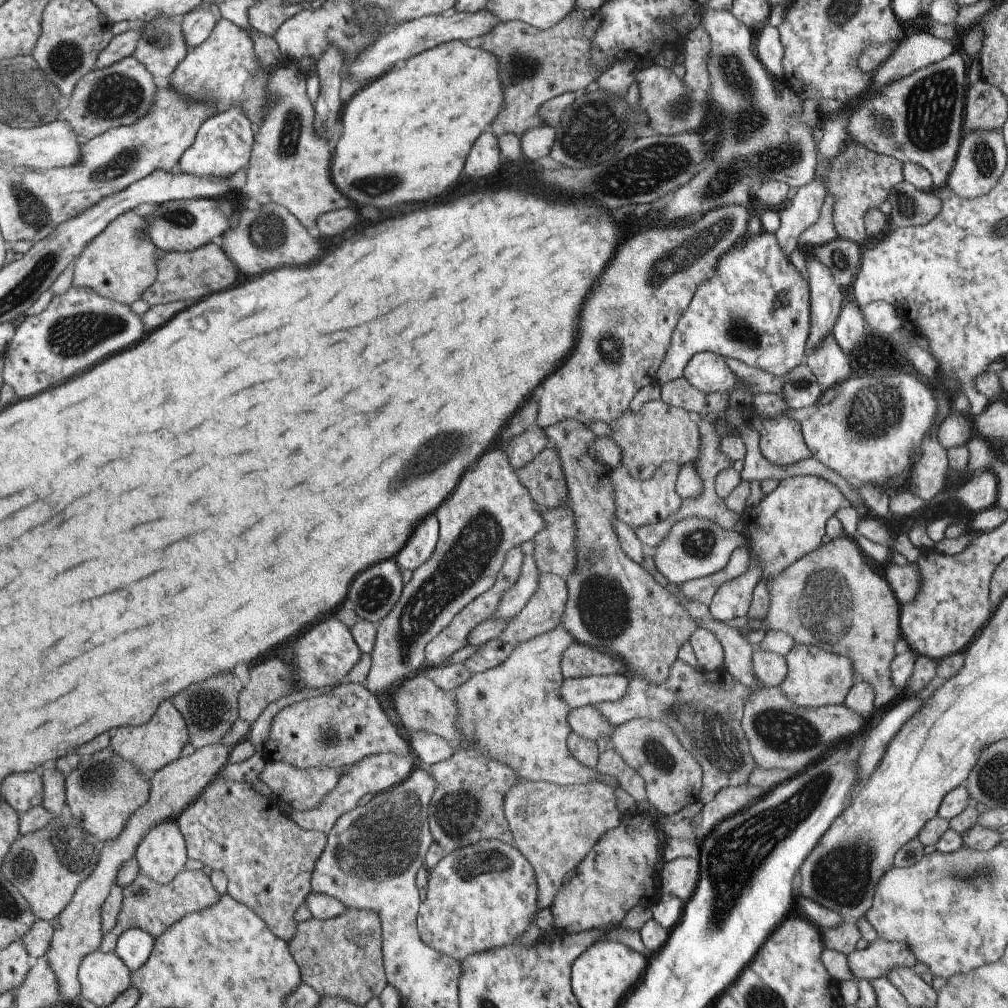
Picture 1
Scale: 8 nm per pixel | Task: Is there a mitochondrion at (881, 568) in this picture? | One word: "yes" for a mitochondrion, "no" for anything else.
no

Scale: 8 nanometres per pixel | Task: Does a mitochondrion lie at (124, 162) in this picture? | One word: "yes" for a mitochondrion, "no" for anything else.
yes

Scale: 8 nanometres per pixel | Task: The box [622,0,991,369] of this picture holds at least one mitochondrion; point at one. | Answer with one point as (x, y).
(750, 120)

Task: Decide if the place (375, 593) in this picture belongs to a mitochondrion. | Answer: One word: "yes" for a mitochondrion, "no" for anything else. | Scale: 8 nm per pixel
yes

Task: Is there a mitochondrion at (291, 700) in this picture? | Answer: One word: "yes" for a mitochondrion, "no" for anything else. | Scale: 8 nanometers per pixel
no

